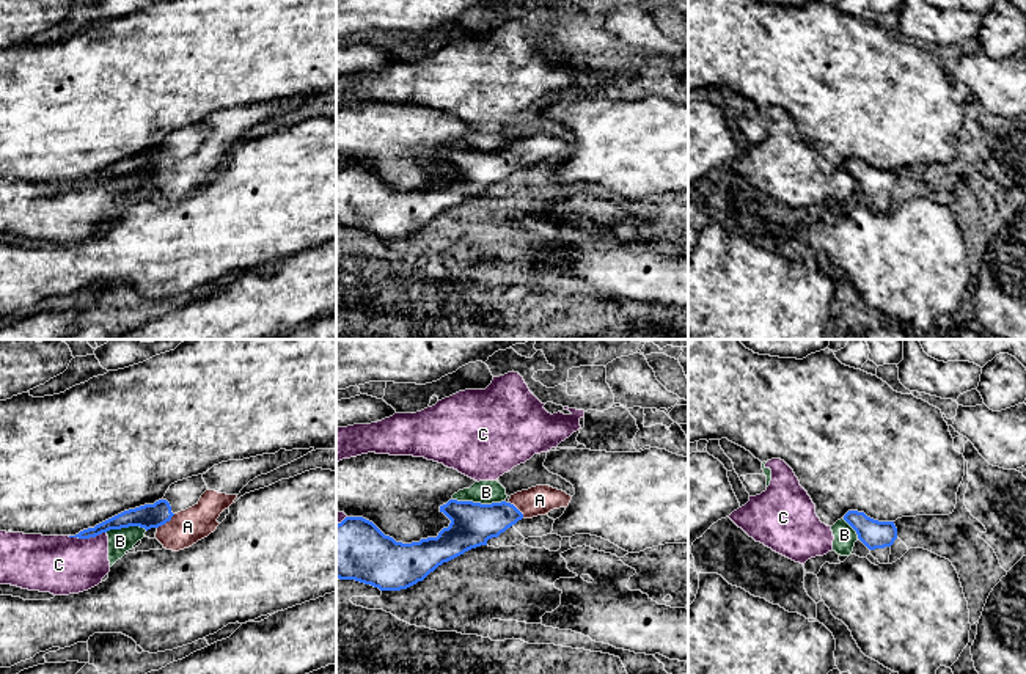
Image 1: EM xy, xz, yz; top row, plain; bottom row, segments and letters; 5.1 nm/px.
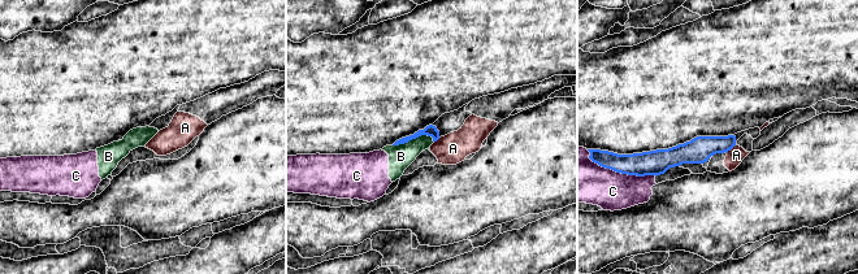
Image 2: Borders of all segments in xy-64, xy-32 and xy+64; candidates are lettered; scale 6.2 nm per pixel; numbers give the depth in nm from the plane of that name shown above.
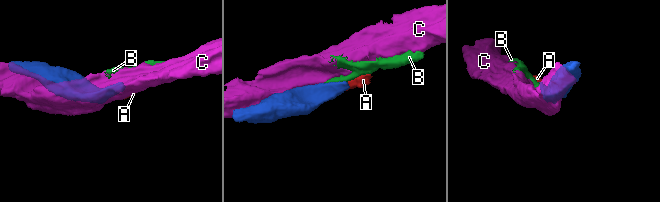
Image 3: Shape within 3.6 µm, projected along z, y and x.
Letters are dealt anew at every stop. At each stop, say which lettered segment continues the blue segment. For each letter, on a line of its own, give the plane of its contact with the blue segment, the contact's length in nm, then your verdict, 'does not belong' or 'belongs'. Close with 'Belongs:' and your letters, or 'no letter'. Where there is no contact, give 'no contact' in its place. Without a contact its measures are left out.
A: xy | 120 nm | belongs
B: xz | 260 nm | does not belong
C: xy | 200 nm | does not belong
Belongs: A

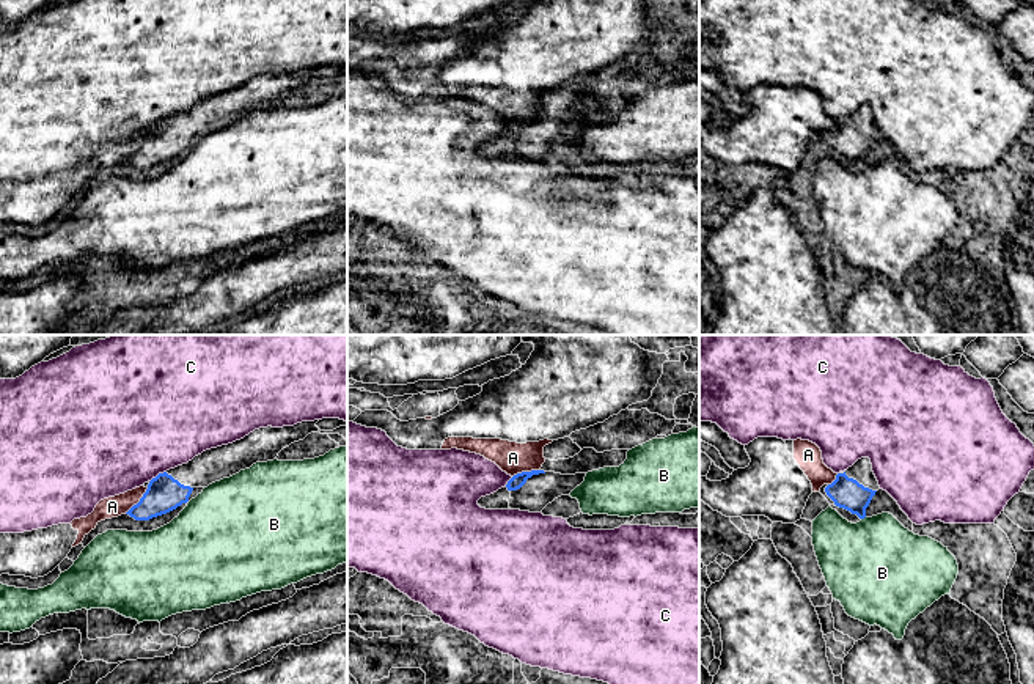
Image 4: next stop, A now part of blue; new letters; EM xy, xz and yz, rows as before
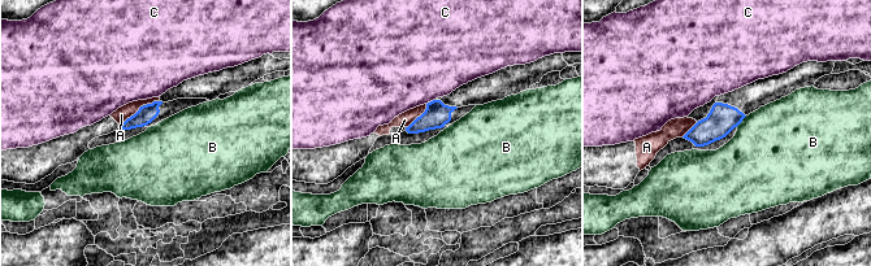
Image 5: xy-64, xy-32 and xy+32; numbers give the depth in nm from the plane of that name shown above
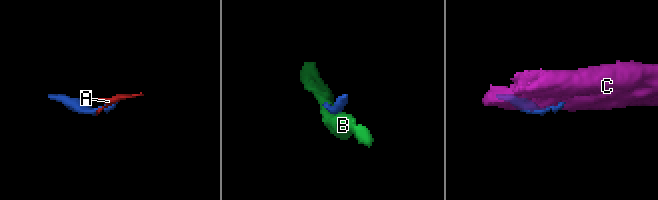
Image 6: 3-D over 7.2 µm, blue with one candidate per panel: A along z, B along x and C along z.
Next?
A: xy | 180 nm | does not belong
B: yz | 30 nm | does not belong
C: xy | 110 nm | does not belong
Belongs: no letter

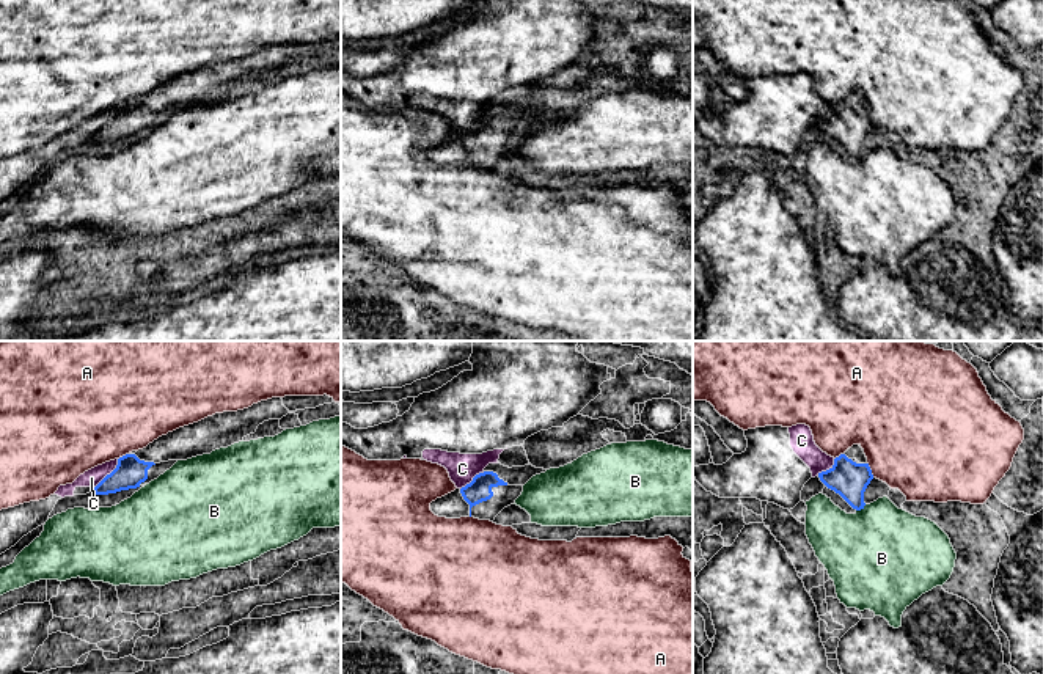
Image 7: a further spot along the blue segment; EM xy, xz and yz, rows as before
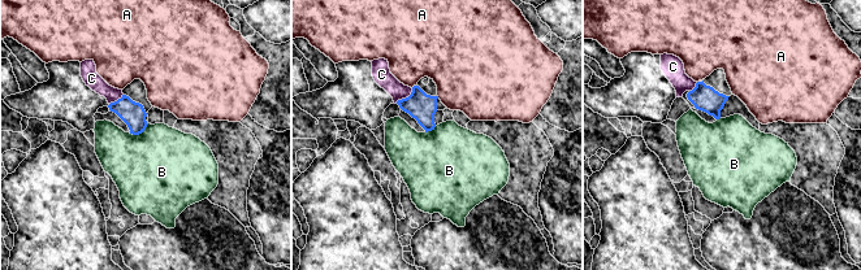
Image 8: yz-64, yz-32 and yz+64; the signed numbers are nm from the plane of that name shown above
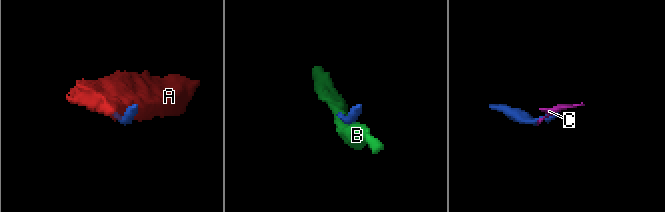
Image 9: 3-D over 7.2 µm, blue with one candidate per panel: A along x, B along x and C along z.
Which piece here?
A: yz | 90 nm | does not belong
B: yz | 70 nm | does not belong
C: xy | 200 nm | does not belong
Belongs: no letter

